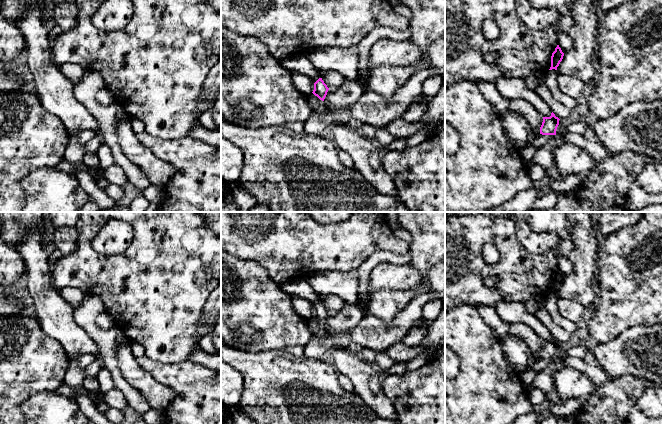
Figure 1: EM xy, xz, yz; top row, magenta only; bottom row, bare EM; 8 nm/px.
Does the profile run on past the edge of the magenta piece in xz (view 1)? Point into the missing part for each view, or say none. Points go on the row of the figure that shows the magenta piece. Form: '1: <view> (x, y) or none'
1: xz (299, 62)

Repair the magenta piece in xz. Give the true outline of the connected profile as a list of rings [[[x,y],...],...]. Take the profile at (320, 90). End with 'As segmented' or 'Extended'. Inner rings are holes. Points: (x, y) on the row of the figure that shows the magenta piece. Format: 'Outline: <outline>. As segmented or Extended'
Outline: [[[307,53],[287,56],[280,60],[280,64],[291,72],[295,71],[309,76],[314,83],[312,93],[320,100],[324,101],[329,88],[322,80],[322,75],[315,70],[313,64],[308,59]]]. Extended

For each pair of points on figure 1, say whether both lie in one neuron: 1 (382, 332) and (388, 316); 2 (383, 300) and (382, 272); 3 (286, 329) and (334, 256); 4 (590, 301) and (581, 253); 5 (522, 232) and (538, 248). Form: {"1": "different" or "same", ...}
{"1": "different", "2": "different", "3": "different", "4": "same", "5": "same"}

